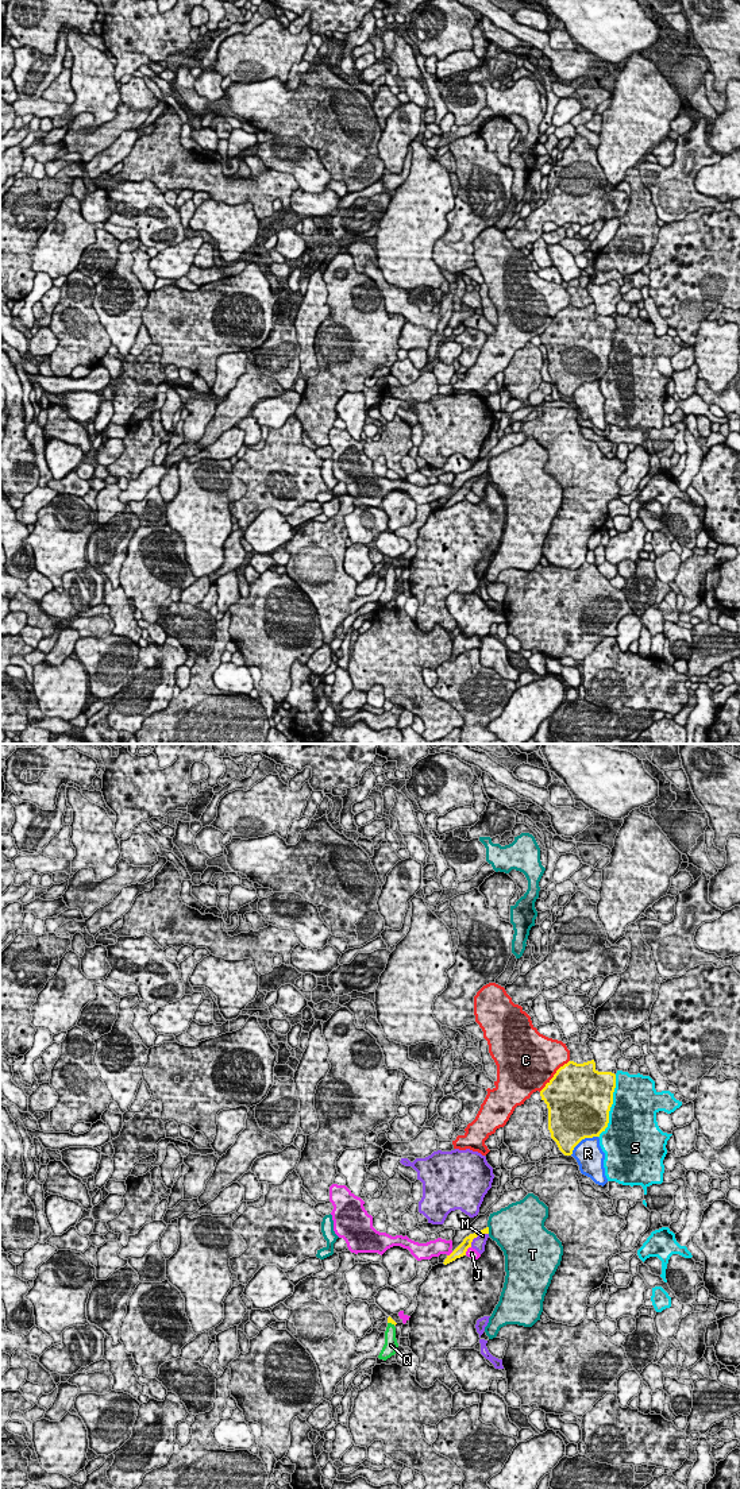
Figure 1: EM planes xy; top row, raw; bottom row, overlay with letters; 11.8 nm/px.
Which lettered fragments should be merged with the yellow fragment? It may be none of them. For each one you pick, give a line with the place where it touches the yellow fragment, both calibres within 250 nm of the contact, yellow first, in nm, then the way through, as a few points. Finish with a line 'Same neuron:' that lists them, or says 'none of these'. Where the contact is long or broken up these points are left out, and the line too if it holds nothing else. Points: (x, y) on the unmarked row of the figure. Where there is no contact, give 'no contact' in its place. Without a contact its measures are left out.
Q: contact xy (392, 567); calibres 60 and 160 nm; way xy (389, 563), (392, 567), (390, 586)
Same neuron: Q

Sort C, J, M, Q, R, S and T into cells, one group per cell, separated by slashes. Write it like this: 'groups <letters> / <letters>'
groups C / J / M / Q / R / S / T

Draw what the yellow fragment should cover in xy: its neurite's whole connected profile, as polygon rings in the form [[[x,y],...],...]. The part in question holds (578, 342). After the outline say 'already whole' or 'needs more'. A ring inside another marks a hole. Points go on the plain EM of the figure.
[[[594,304],[577,308],[569,305],[560,310],[554,321],[540,335],[541,344],[548,352],[548,374],[564,400],[571,400],[574,391],[585,382],[600,381],[609,367],[613,348],[616,319],[598,316]]] | already whole

